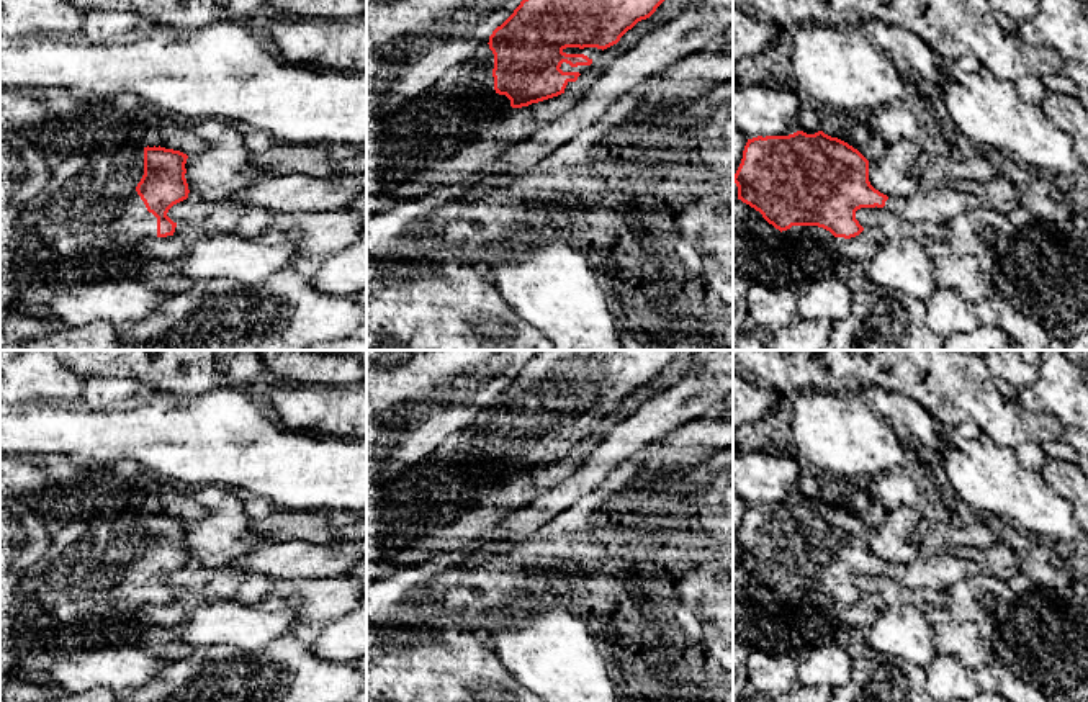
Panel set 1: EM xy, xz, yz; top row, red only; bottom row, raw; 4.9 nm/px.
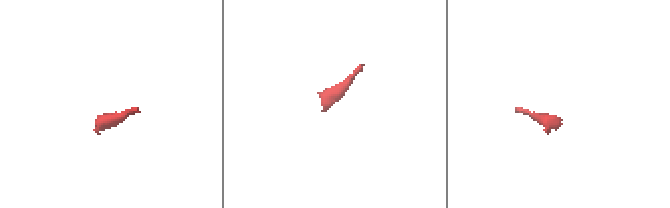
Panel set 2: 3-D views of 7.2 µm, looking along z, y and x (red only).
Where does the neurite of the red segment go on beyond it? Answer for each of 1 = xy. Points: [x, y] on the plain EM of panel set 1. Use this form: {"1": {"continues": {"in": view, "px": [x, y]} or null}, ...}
{"1": {"continues": {"in": "xy", "px": [95, 563]}}}

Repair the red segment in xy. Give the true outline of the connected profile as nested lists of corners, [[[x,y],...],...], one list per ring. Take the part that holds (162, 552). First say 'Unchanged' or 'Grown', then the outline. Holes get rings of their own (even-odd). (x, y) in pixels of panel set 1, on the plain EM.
Grown. [[[129,512],[113,517],[77,520],[75,527],[57,524],[47,553],[26,571],[39,596],[52,604],[82,602],[88,607],[87,625],[92,630],[118,623],[136,643],[141,637],[133,615],[146,604],[173,602],[177,589],[167,579],[188,565],[185,545],[188,522],[165,514]]]

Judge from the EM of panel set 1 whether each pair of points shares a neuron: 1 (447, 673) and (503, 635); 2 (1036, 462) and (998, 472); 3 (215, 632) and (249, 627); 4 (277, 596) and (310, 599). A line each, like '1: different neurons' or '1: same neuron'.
1: different neurons
2: different neurons
3: same neuron
4: same neuron

